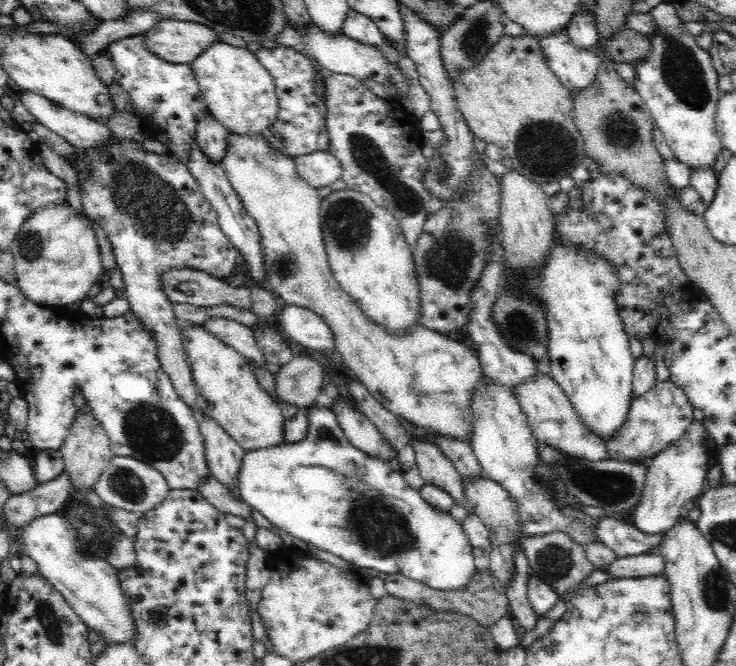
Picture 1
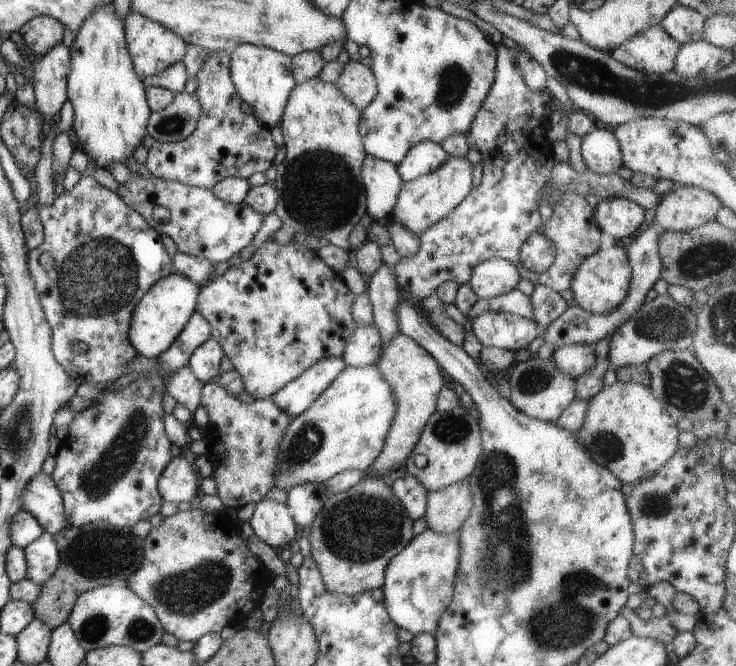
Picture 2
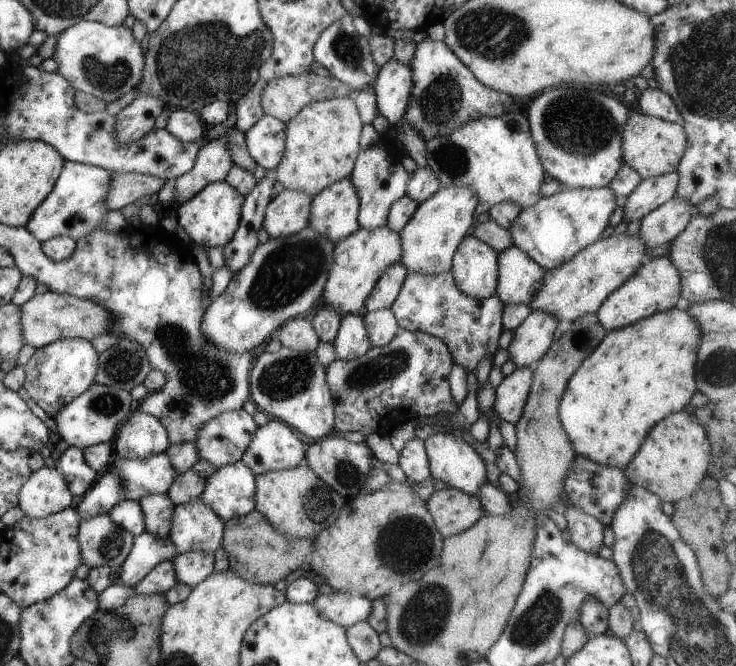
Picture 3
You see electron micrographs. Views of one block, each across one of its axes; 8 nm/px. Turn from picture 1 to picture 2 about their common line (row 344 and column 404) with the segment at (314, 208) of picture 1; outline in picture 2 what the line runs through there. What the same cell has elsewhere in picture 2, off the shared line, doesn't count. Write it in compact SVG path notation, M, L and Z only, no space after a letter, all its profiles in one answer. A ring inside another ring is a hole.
M404 334L394 336L388 344L381 347L377 366L382 378L392 386L396 396L394 402L398 404L394 422L390 426L390 432L386 434L384 450L367 471L367 474L381 477L388 475L390 470L398 470L405 463L411 462L410 452L418 443L430 416L437 410L438 396L444 388L444 376L434 356Z

